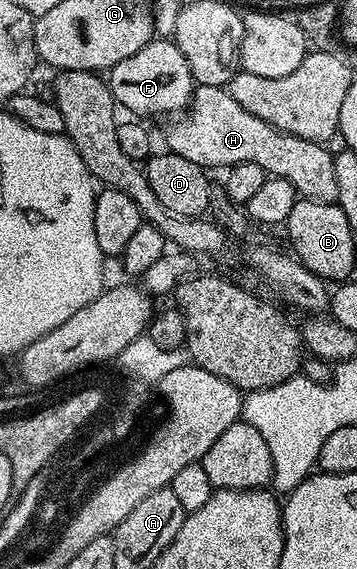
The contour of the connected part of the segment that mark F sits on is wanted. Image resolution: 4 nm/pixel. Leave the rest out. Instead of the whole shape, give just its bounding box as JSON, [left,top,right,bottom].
[108,39,196,118]

